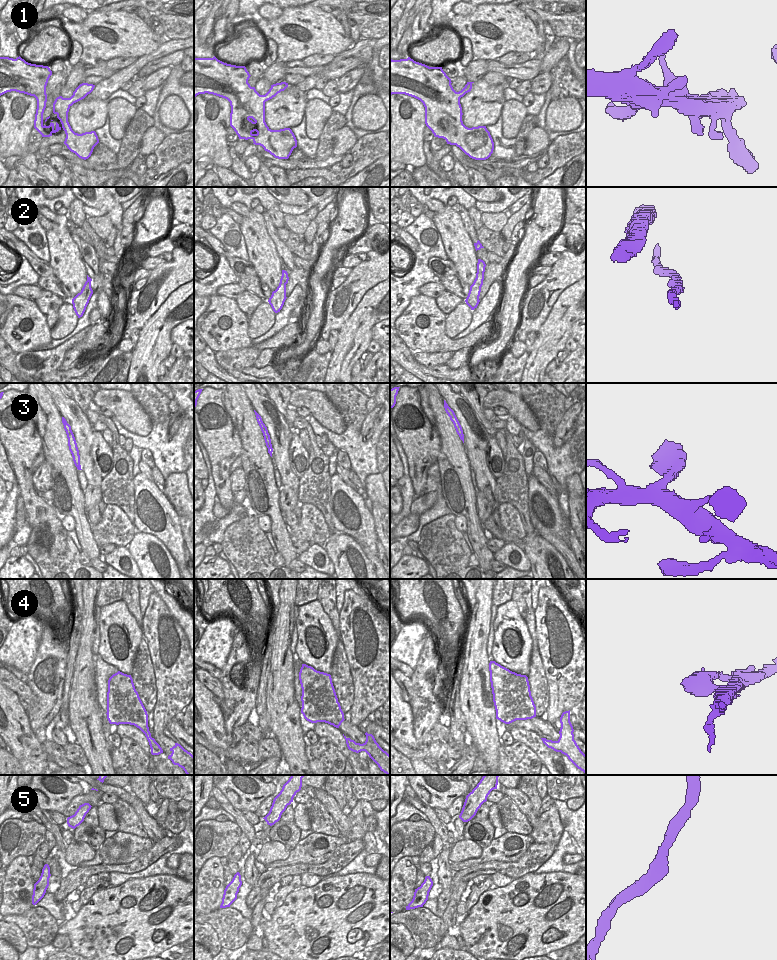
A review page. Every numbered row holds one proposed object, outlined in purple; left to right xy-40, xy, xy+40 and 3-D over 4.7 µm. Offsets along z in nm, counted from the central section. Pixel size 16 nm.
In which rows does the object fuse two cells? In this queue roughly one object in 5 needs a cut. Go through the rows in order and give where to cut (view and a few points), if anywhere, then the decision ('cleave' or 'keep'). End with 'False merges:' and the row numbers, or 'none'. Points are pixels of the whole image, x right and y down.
1: cut none; keep
2: cut xy (282, 276), (279, 285); cleave
3: cut none; keep
4: cut none; keep
5: cut none; keep
False merges: 2

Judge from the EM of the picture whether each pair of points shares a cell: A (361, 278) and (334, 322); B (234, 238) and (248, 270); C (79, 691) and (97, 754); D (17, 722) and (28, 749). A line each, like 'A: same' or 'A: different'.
A: same
B: different
C: same
D: same

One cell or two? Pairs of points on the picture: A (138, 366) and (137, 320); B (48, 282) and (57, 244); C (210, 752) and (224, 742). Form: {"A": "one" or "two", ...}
{"A": "two", "B": "two", "C": "two"}

